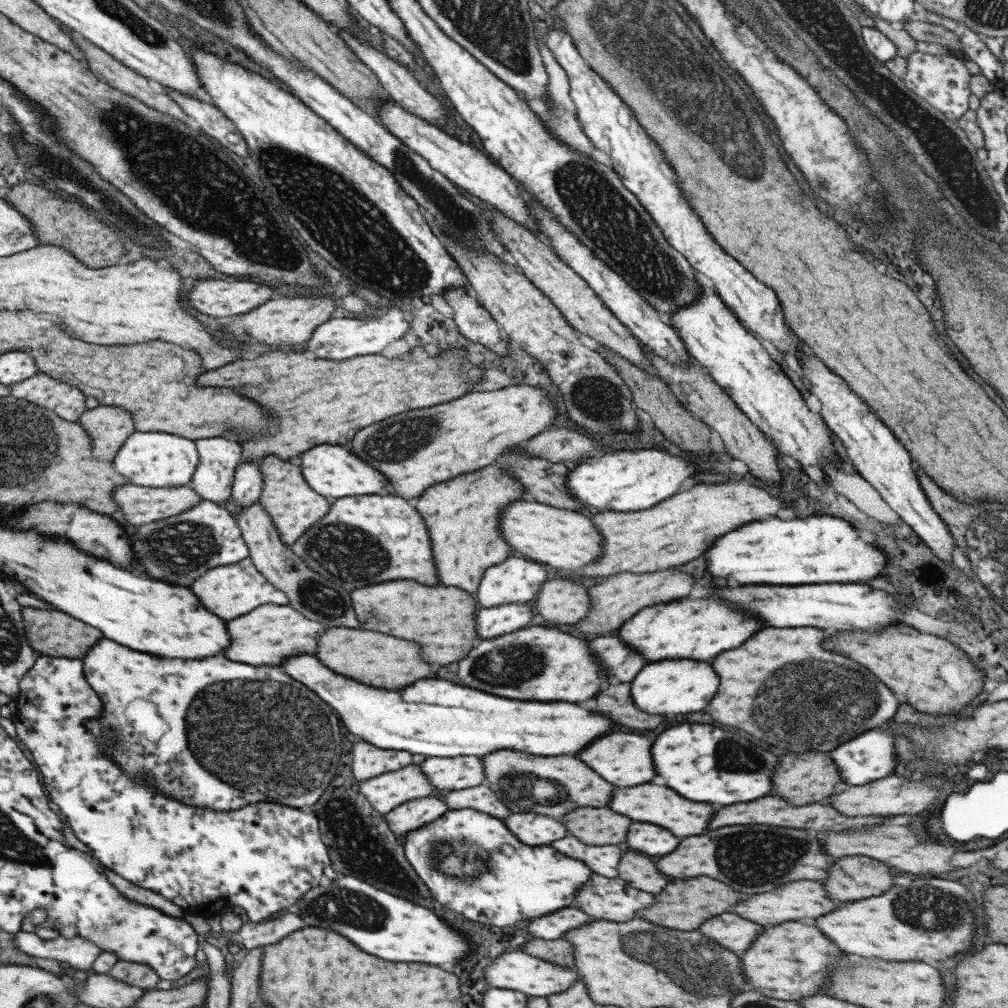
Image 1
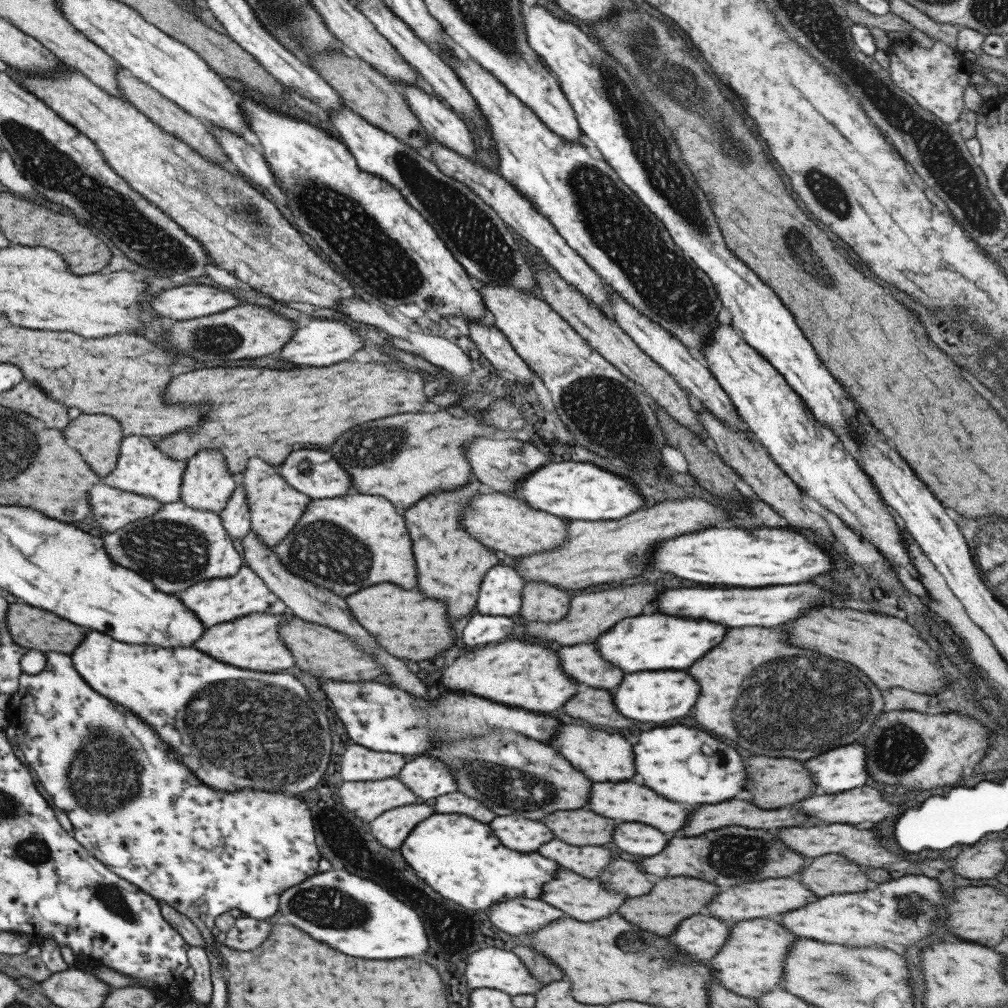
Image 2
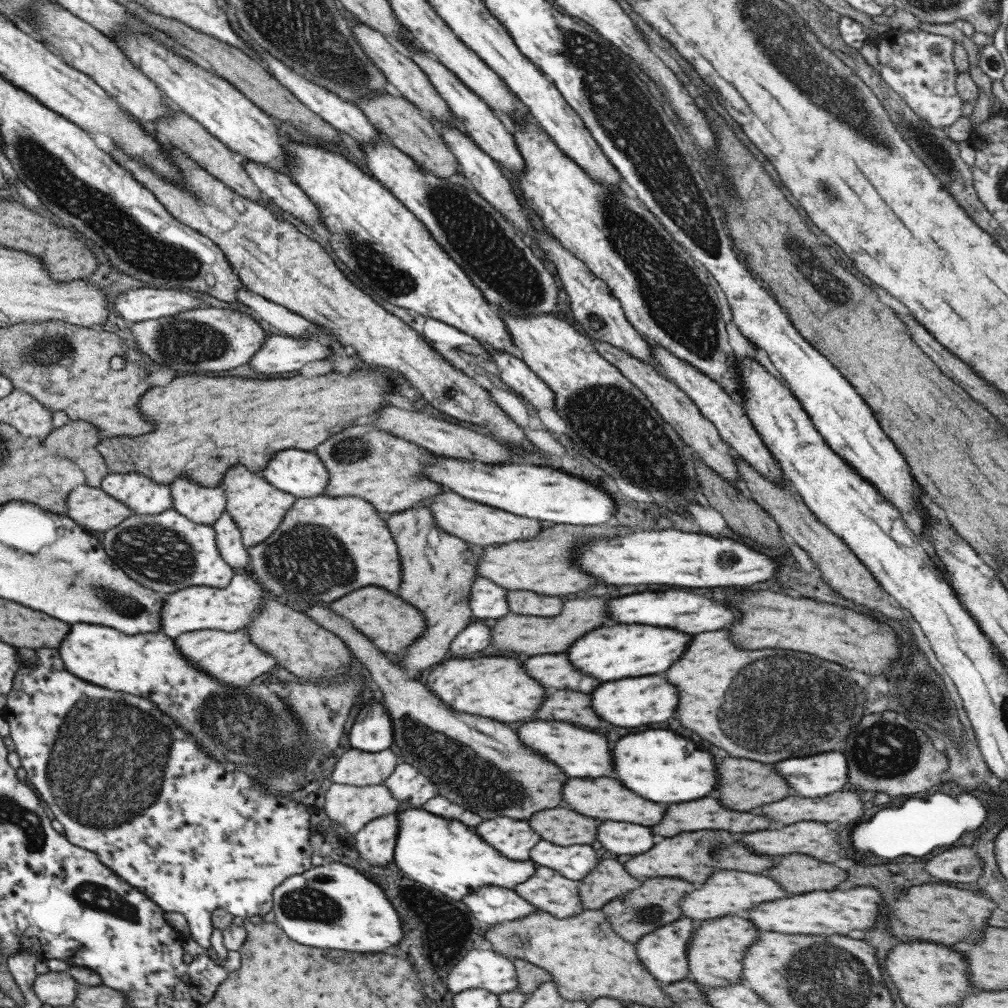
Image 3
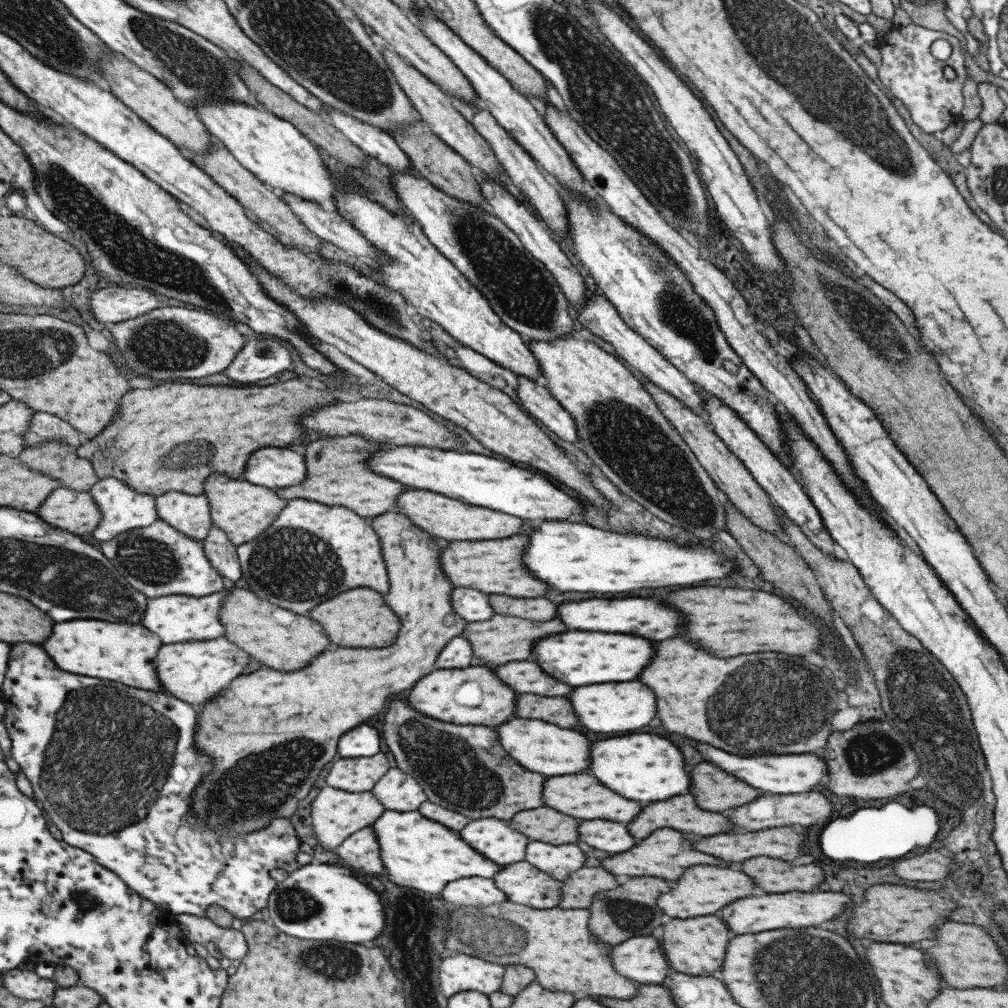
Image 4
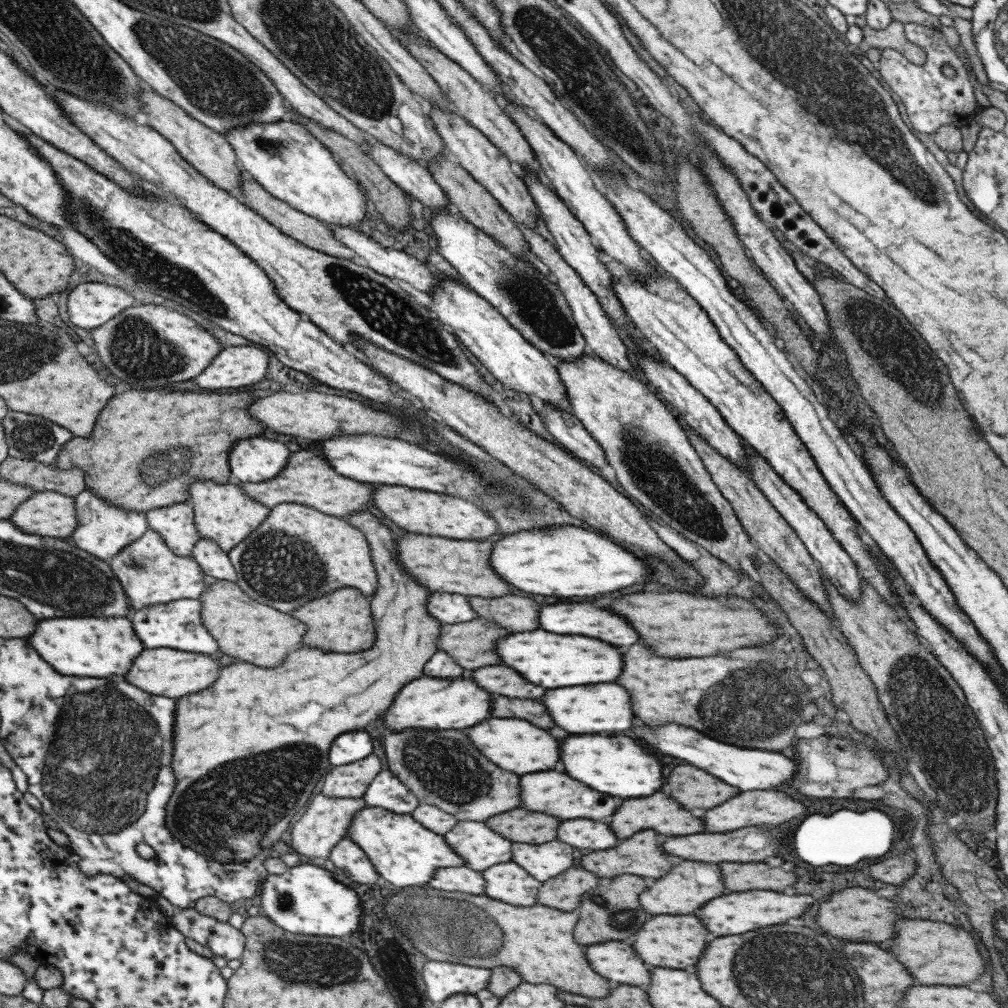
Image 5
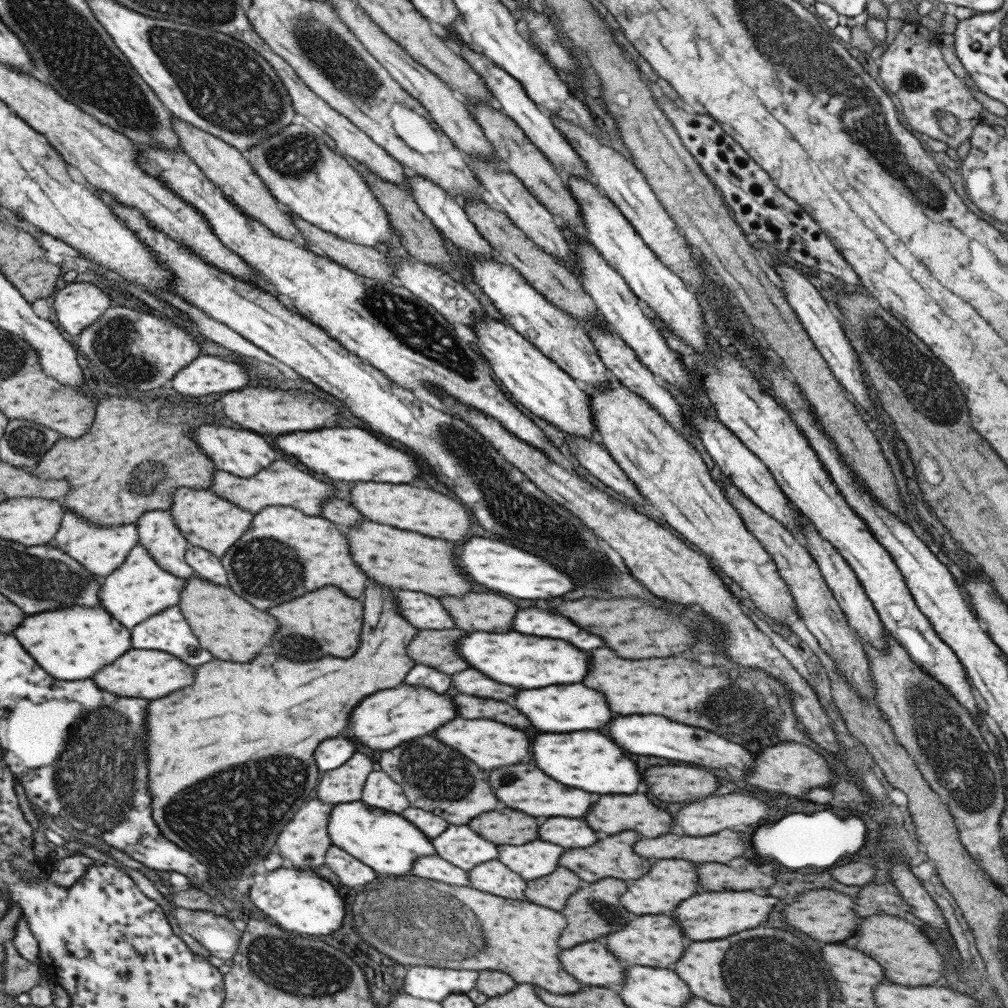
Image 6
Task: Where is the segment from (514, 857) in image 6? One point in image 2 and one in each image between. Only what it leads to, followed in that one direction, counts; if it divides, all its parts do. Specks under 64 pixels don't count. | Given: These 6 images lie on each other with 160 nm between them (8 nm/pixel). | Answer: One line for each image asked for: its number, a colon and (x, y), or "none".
2: (587, 861)
3: (575, 862)
4: (559, 862)
5: (542, 861)

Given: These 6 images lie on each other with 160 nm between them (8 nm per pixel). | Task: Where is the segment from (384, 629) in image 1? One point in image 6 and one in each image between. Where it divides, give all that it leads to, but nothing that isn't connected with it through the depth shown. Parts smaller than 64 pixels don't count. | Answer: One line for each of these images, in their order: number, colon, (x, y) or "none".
2: (409, 625)
3: (390, 623)
4: (358, 619)
5: (341, 621)
6: (325, 621)

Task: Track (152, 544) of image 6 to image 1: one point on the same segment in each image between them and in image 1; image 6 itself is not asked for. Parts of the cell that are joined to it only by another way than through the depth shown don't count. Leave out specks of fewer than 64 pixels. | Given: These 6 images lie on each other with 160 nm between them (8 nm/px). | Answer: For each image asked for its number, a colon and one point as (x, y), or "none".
1: (218, 456)
2: (206, 484)
3: (202, 505)
4: (190, 515)
5: (175, 523)

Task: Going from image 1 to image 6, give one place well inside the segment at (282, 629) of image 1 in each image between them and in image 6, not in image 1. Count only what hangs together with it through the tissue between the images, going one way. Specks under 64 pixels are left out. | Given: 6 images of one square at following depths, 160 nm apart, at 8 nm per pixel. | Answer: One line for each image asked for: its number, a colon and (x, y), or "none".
2: (250, 642)
3: (229, 657)
4: (194, 671)
5: (166, 672)
6: (145, 674)

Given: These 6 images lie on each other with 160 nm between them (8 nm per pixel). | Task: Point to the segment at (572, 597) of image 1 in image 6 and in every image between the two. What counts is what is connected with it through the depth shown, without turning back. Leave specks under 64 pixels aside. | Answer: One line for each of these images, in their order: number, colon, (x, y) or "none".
2: (540, 602)
3: (525, 603)
4: (539, 609)
5: (516, 614)
6: (485, 612)

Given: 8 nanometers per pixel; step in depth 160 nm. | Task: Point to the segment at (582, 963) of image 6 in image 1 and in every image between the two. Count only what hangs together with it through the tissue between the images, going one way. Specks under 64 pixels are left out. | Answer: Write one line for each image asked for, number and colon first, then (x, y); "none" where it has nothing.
1: (733, 933)
2: (700, 938)
3: (662, 952)
4: (641, 959)
5: (616, 961)

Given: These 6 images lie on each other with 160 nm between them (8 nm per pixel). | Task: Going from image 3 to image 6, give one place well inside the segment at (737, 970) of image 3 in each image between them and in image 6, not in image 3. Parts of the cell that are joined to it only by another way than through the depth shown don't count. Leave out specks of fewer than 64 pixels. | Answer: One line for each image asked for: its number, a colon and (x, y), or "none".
4: (697, 947)
5: (676, 942)
6: (656, 941)

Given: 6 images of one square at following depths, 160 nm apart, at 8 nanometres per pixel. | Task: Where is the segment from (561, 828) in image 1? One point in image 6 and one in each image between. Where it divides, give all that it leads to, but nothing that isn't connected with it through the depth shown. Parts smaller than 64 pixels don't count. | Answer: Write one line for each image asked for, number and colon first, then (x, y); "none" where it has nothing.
2: (519, 834)
3: (513, 839)
4: (495, 840)
5: (473, 841)
6: (459, 845)

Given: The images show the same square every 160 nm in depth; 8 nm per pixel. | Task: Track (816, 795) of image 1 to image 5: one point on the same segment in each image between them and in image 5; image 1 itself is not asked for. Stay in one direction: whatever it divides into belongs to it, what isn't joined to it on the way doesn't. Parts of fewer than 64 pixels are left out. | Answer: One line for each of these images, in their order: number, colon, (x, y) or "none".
2: (774, 782)
3: (743, 784)
4: (713, 790)
5: (696, 789)

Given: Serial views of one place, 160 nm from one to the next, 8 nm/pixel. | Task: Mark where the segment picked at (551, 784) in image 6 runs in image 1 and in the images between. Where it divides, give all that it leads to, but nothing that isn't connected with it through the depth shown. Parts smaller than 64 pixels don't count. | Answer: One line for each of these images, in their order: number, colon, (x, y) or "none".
1: (647, 803)
2: (626, 801)
3: (605, 798)
4: (580, 796)
5: (553, 793)

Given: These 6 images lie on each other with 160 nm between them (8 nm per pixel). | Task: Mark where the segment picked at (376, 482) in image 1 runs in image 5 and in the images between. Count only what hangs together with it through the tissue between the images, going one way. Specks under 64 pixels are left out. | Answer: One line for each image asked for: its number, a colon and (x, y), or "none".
2: (315, 472)
3: (300, 473)
4: (269, 467)
5: (253, 460)

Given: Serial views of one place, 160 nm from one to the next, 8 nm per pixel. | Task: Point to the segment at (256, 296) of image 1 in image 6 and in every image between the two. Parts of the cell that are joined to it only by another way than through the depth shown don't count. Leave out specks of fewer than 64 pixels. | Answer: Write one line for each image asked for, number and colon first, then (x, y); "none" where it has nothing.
2: (191, 301)
3: (145, 303)
4: (112, 304)
5: (89, 305)
6: (78, 304)

